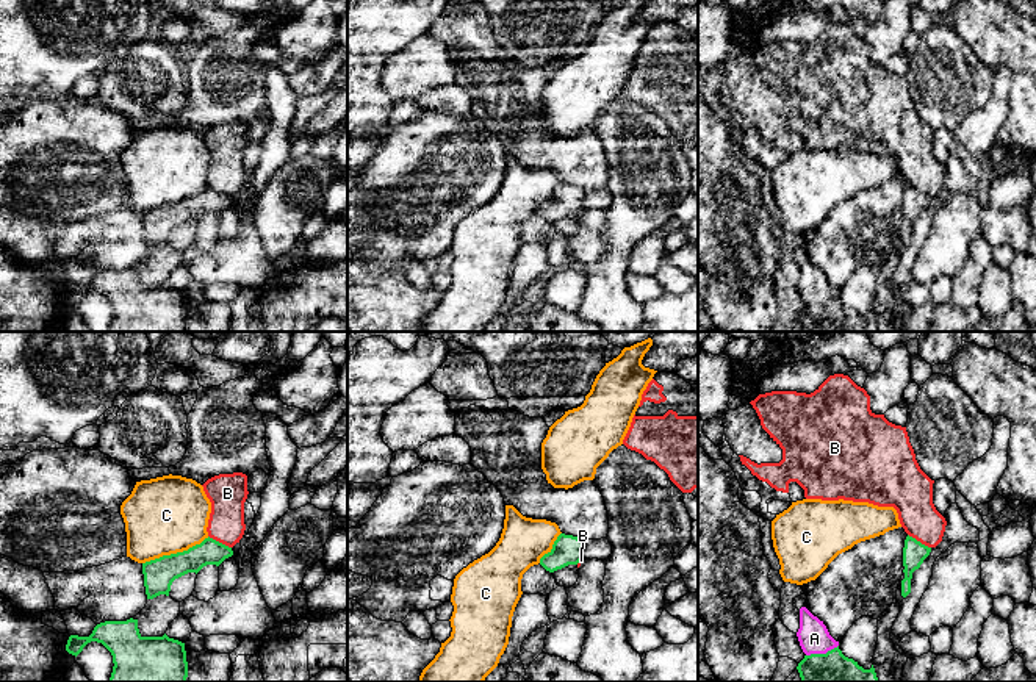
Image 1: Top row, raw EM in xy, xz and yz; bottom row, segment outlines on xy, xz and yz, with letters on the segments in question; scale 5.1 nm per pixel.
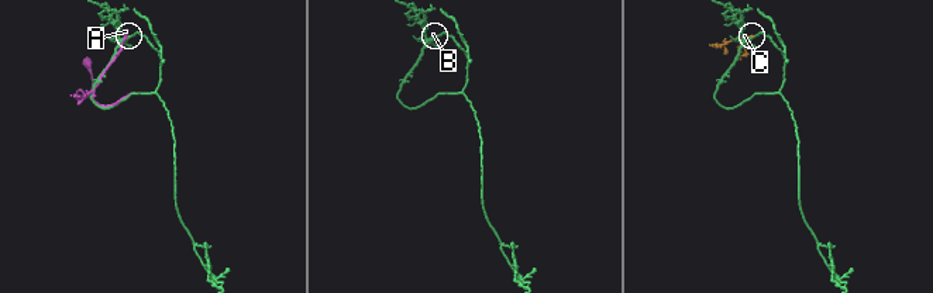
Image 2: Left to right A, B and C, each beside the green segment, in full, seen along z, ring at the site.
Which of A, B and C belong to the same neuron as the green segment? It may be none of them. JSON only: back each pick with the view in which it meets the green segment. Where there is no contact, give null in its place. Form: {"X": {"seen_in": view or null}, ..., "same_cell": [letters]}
{"same_cell": []}

